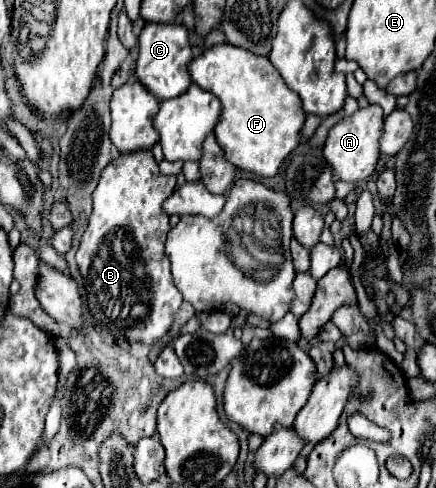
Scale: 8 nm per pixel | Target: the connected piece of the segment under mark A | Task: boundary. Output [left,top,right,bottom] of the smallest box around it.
[323,105,383,183]

